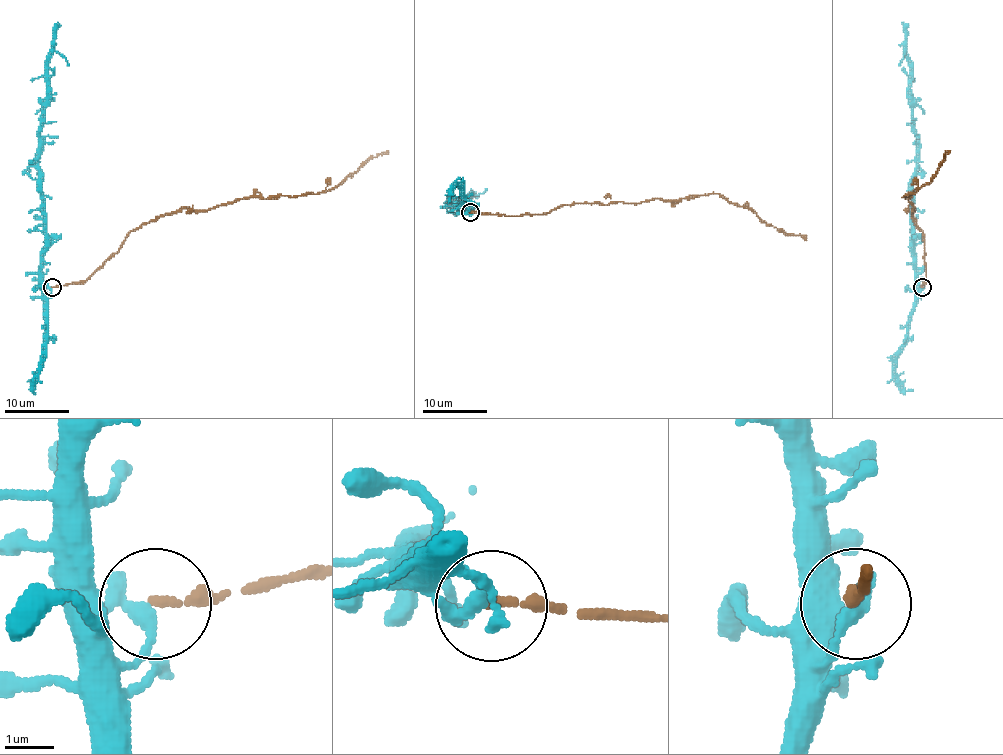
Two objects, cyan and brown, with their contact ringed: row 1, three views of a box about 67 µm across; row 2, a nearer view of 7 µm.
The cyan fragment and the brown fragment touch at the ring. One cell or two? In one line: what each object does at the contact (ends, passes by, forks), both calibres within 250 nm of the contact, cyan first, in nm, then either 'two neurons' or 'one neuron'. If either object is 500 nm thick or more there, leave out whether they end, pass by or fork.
cyan passes by; brown ends; calibres 280 and 200 nm; two neurons

